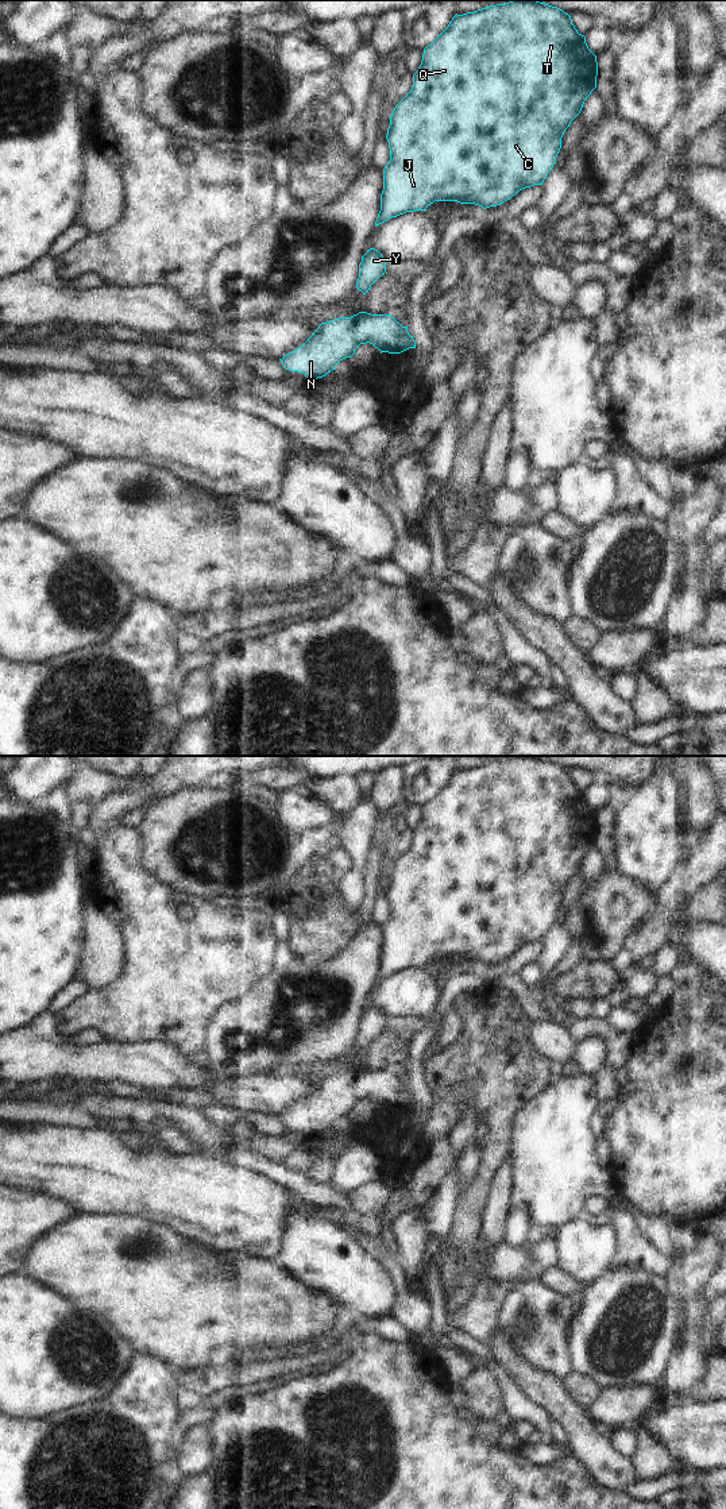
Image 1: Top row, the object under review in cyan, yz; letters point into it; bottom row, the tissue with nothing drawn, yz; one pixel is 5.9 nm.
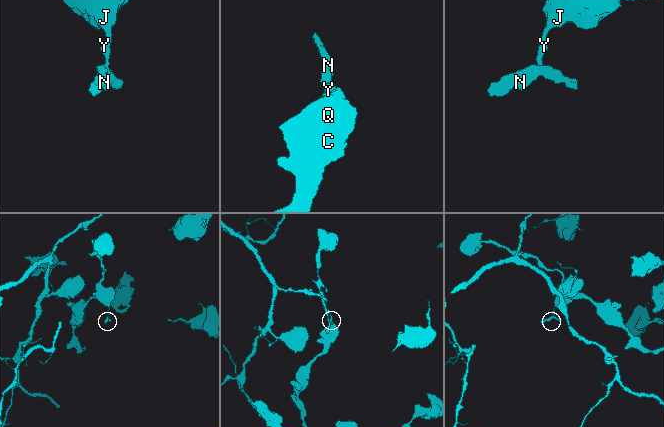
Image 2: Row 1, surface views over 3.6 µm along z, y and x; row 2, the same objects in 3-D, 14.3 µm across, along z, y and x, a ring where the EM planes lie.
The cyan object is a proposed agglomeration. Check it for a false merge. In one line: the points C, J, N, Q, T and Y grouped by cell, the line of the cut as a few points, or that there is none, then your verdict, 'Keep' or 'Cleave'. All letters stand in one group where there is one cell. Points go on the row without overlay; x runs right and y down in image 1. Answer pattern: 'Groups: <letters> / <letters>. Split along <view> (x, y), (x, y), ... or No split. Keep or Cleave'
Groups: C J Q T Y / N. Split along yz (365, 1068), (358, 1071). Cleave

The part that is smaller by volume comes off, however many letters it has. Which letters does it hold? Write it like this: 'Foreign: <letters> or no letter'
Foreign: N

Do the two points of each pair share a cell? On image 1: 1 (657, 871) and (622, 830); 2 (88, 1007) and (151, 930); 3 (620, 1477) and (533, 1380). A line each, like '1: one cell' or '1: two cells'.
1: one cell
2: one cell
3: one cell

